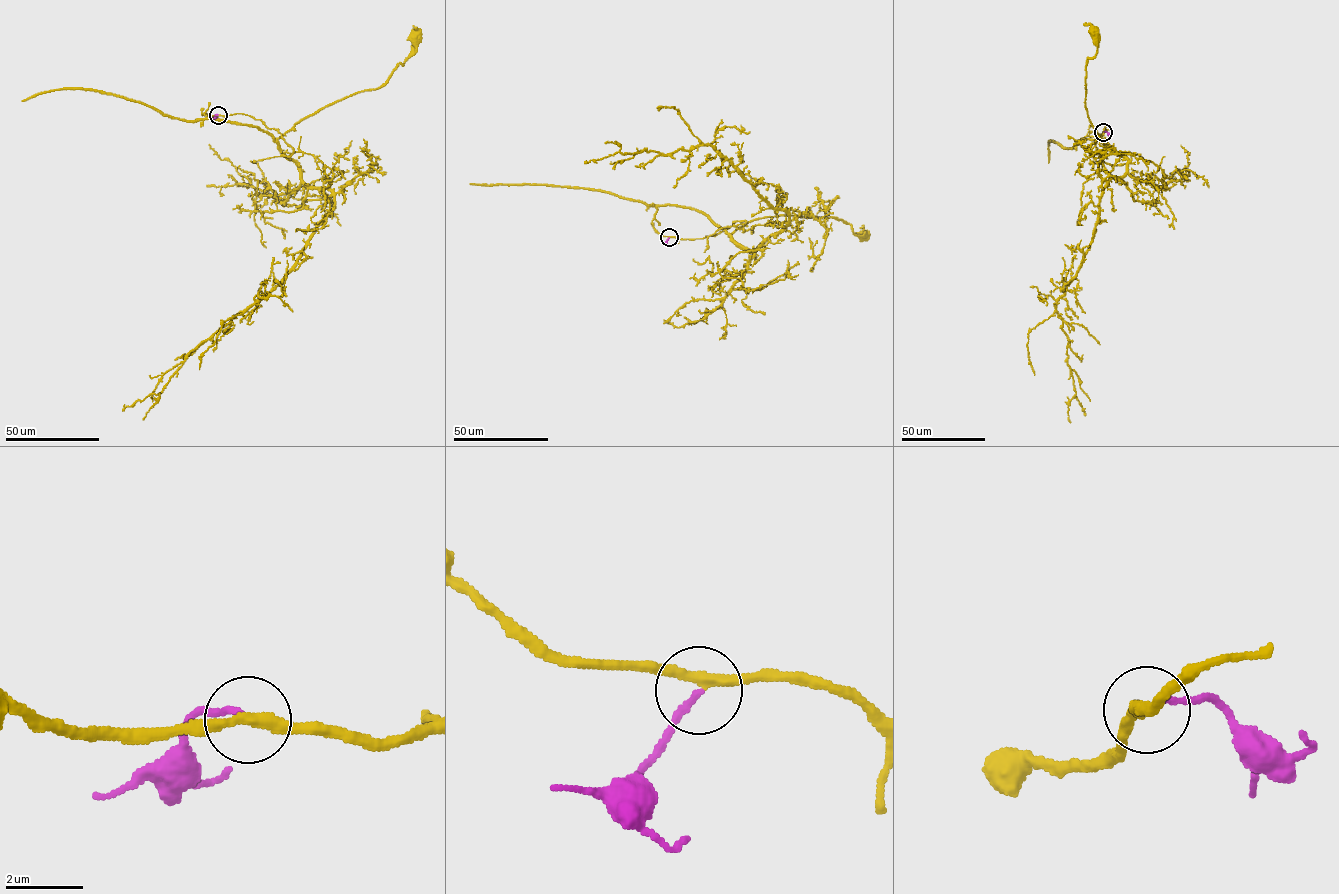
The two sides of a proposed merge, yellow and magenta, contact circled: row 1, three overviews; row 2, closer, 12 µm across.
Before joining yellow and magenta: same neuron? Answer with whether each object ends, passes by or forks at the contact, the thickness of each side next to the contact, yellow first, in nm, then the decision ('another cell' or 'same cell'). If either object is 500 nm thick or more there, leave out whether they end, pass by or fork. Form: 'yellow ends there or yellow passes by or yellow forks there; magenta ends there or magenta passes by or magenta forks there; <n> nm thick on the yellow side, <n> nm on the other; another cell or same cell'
yellow passes by; magenta ends there; 280 nm thick on the yellow side, 160 nm on the other; same cell

